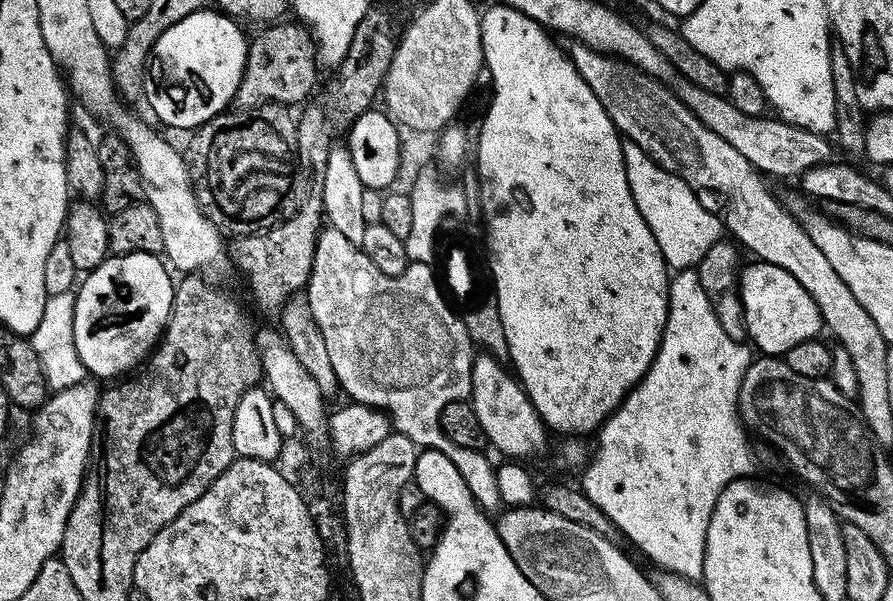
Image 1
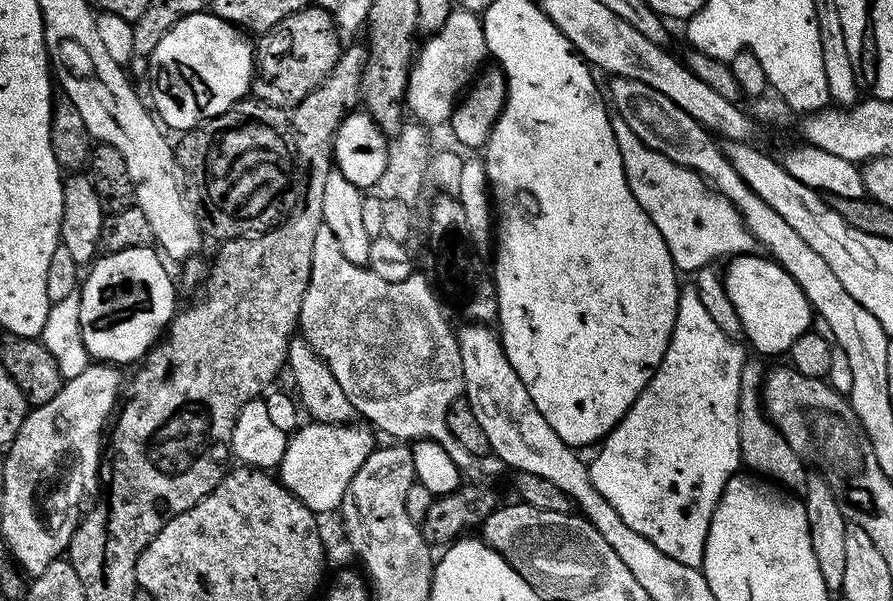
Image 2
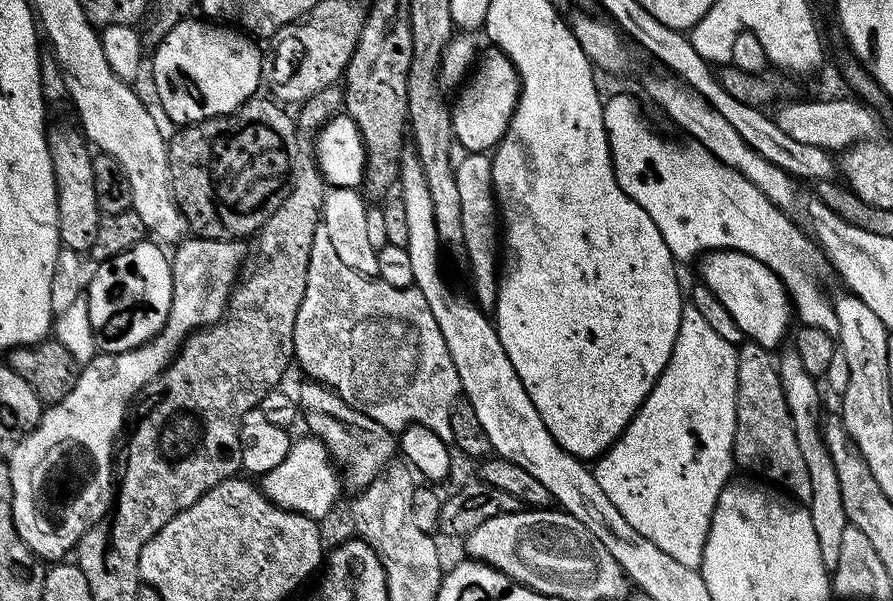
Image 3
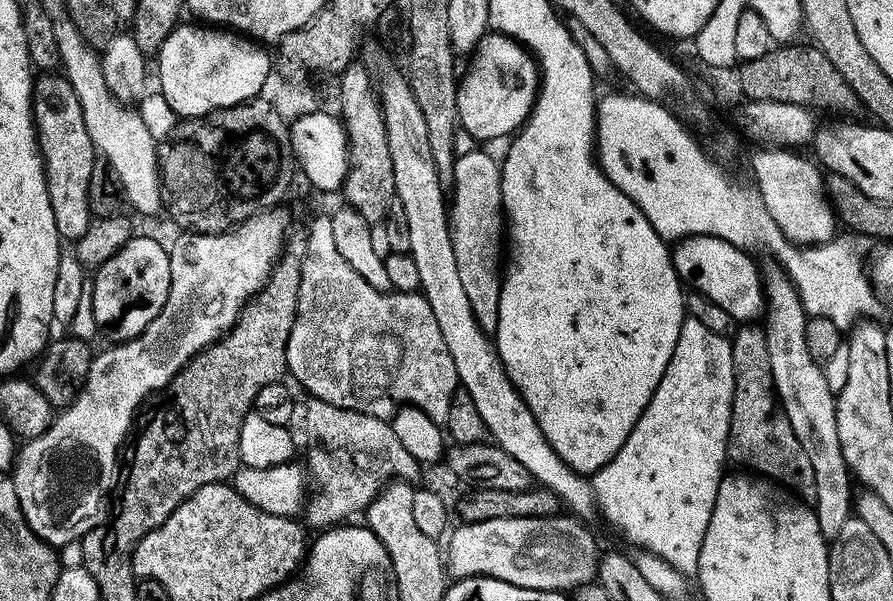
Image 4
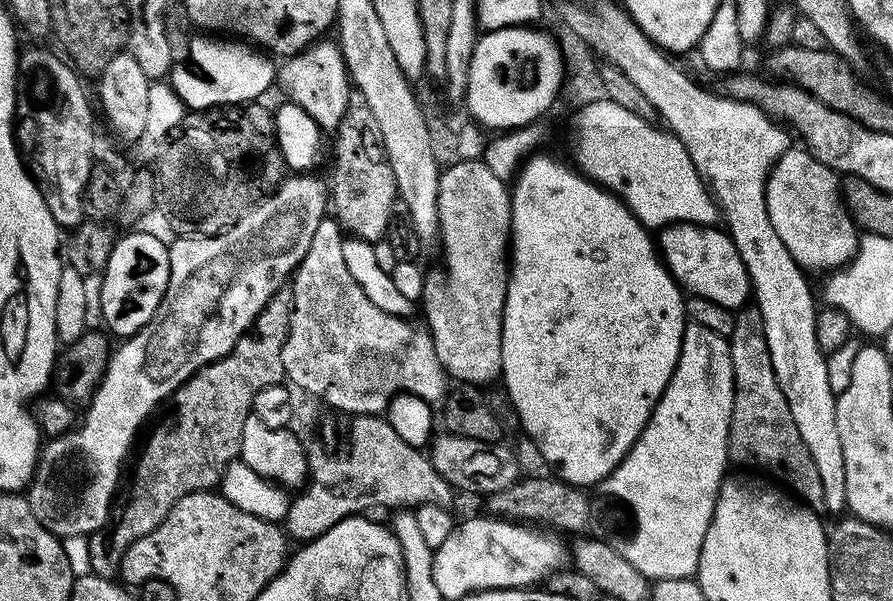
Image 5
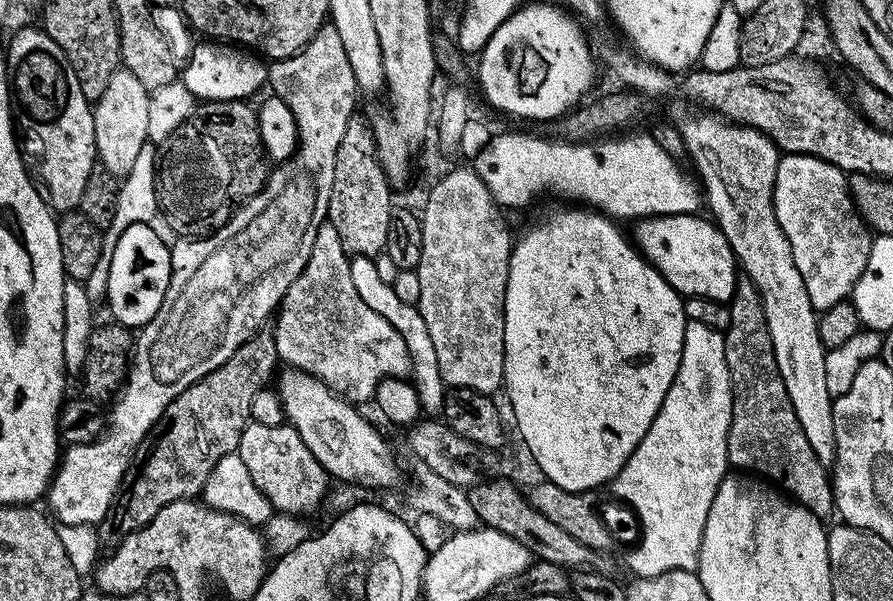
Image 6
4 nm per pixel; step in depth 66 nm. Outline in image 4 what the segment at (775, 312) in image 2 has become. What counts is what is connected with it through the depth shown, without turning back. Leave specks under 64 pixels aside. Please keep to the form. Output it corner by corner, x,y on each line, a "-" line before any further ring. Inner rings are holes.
686,236
671,249
672,264
680,275
681,281
685,285
691,286
695,291
701,292
710,302
718,302
722,310
726,310
732,315
732,319
737,322
752,322
757,319
756,315
763,313
766,308
764,298
764,282
762,272
756,269
756,264
751,260
749,253
745,249
734,246
722,238
713,236

